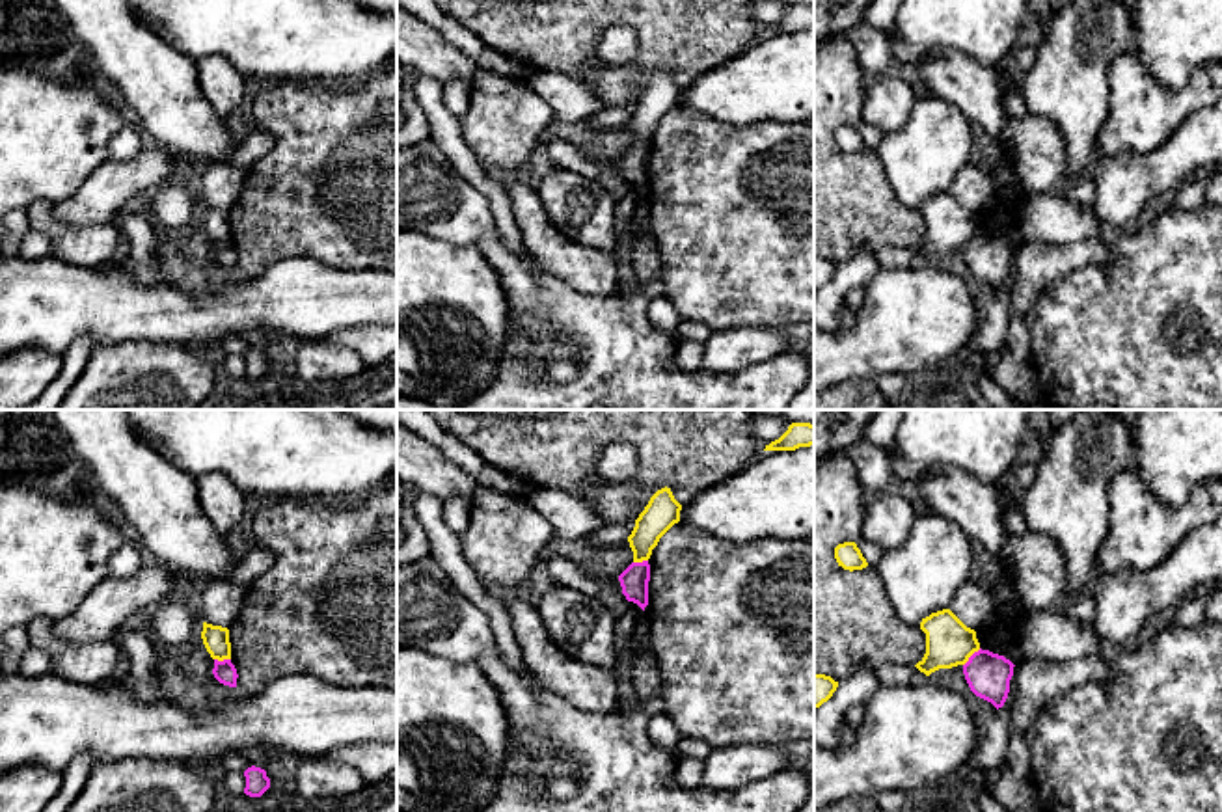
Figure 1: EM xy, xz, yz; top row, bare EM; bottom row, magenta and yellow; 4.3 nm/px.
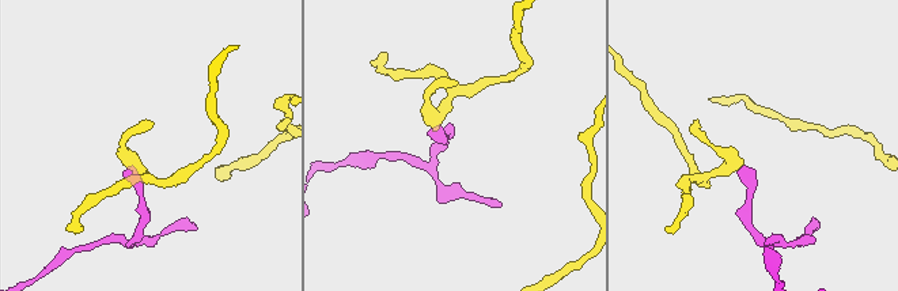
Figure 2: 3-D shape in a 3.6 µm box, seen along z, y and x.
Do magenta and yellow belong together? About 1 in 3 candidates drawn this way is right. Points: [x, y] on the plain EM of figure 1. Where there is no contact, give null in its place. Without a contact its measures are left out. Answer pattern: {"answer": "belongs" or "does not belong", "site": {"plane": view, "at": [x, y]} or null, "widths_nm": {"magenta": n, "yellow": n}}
{"answer": "does not belong", "site": {"plane": "yz", "at": [971, 239]}, "widths_nm": {"magenta": 190, "yellow": 200}}

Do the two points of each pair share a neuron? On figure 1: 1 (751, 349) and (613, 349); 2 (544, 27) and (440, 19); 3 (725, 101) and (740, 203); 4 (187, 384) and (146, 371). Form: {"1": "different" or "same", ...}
{"1": "different", "2": "different", "3": "different", "4": "same"}

